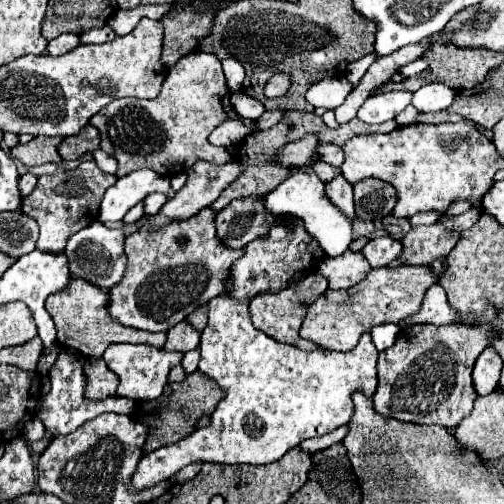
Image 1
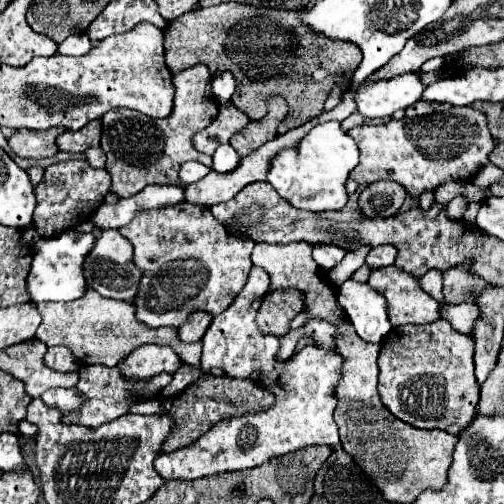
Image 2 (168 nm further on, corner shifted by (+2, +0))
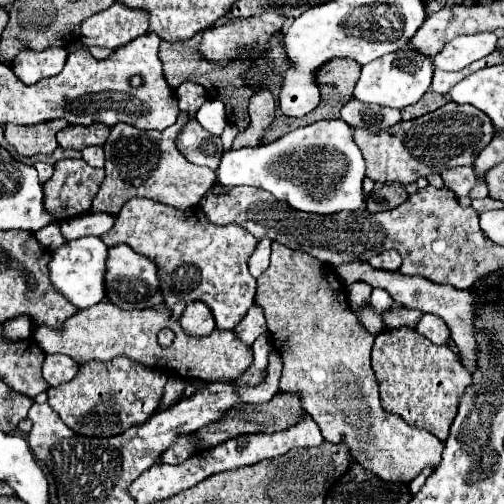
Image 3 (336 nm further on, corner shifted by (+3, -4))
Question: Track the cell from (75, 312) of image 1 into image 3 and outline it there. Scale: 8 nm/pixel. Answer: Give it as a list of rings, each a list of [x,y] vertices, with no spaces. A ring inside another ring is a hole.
[[[103,299],[99,305],[93,305],[89,309],[81,309],[75,315],[71,315],[59,329],[51,329],[47,325],[39,325],[35,329],[33,339],[43,347],[45,353],[63,353],[75,359],[79,365],[87,361],[111,361],[113,357],[129,357],[133,361],[139,361],[149,367],[157,367],[169,373],[177,373],[179,377],[191,381],[191,379],[203,379],[203,381],[229,381],[237,379],[253,361],[253,351],[231,333],[231,331],[219,331],[215,329],[207,337],[189,337],[177,321],[169,321],[169,309],[165,305],[157,309],[135,309],[125,311]],[[169,327],[175,333],[175,341],[171,347],[163,349],[157,343],[157,333]]]

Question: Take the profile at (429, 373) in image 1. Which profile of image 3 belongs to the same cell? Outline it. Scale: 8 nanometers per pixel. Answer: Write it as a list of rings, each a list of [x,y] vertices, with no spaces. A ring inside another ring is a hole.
[[[399,327],[375,337],[371,365],[377,375],[383,409],[447,441],[459,401],[471,385],[471,373],[461,365],[453,349],[449,345],[433,345],[411,327]]]

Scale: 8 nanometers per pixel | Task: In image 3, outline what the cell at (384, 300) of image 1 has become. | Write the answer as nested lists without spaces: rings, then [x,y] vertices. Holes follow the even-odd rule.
[[[423,313],[417,321],[417,327],[415,327],[417,333],[421,333],[423,337],[427,337],[429,341],[433,343],[449,343],[449,329],[447,325],[443,325],[443,321],[439,321],[439,317],[431,315],[431,313]]]

